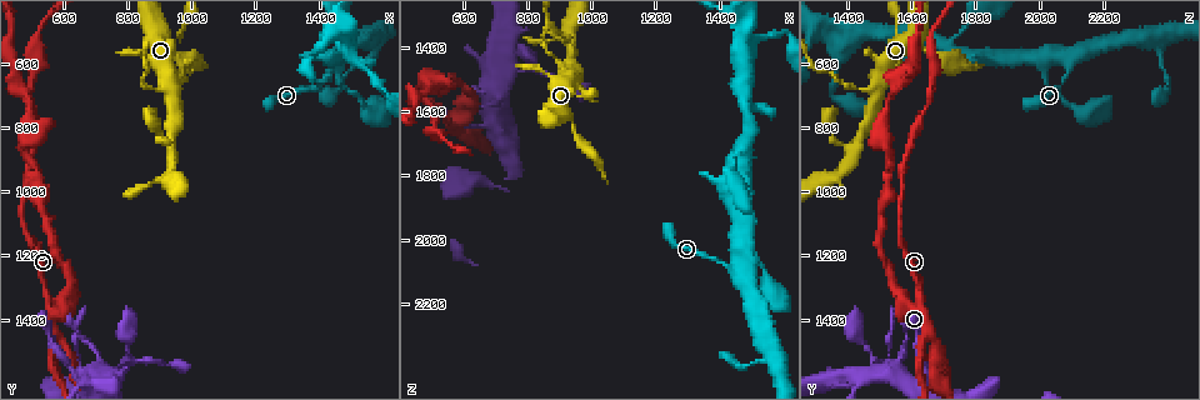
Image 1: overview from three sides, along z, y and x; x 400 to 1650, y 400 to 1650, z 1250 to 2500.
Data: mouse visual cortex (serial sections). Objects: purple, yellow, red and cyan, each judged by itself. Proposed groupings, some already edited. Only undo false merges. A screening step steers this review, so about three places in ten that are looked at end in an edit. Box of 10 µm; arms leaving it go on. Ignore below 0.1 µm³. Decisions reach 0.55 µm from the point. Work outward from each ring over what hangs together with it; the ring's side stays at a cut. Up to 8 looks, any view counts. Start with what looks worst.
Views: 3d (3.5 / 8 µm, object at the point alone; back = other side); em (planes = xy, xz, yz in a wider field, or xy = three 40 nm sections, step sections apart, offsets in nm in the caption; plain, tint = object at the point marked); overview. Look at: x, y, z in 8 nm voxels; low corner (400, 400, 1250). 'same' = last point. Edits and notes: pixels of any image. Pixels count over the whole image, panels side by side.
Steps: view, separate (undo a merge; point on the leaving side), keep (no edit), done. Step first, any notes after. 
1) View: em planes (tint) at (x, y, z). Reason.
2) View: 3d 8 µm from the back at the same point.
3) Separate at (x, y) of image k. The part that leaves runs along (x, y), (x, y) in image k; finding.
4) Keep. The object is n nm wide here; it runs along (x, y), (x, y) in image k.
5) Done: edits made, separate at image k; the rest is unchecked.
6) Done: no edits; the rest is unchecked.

View: 3d 3.5 µm at (570, 1380, 1640). Four or more arms meet.

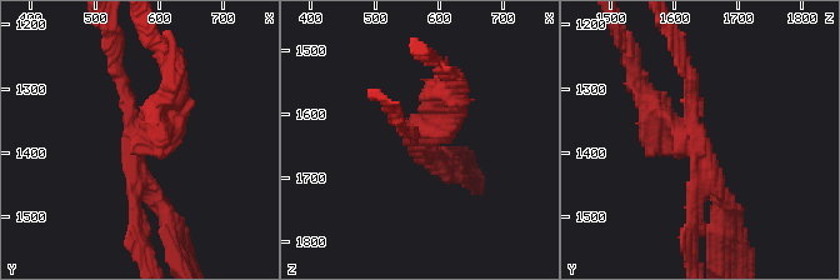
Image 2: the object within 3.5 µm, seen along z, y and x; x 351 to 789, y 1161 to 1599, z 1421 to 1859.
View: em xy step 5 (tint) at (570, 1375, 1635). 4 arms meet here; the arms are 150, 200, 250, 300 nm wide; shape alone is not enough.

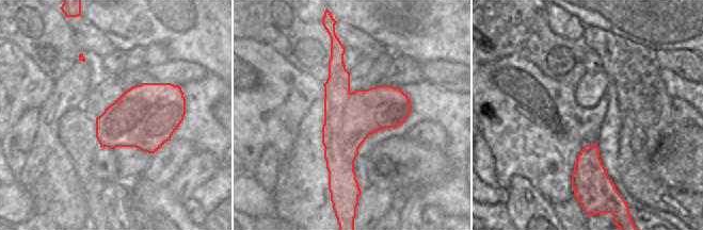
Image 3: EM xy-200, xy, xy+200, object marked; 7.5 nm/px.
Separate at (651, 146) of image 2. The part that leaves runs along (136, 133), (163, 133), (168, 71) in image 2; a second cell is stuck on.

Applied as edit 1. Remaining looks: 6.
View: em xy step 5 (tint) at (910, 670, 1480). Three-way junction.

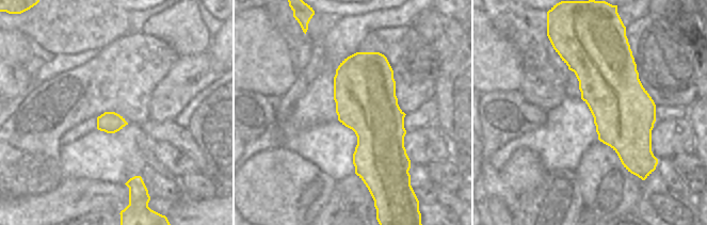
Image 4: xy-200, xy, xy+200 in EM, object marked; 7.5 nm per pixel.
View: 3d 3.5 µm at the same point. Wider look.

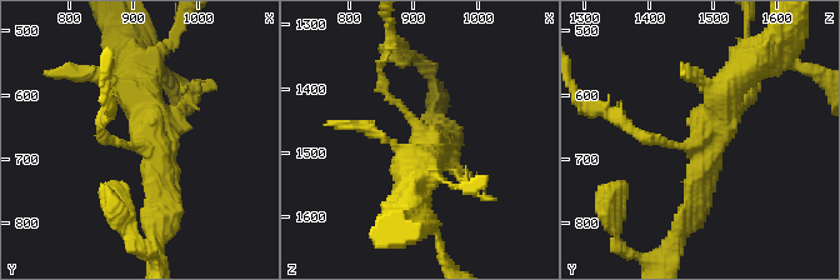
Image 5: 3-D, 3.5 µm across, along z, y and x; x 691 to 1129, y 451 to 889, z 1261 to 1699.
Keep. It runs along (736, 76), (691, 145), (638, 130) in image 5; all the same cell.

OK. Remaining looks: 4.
View: 3d 8 µm from the back at (800, 1490, 1470). A narrow waist.

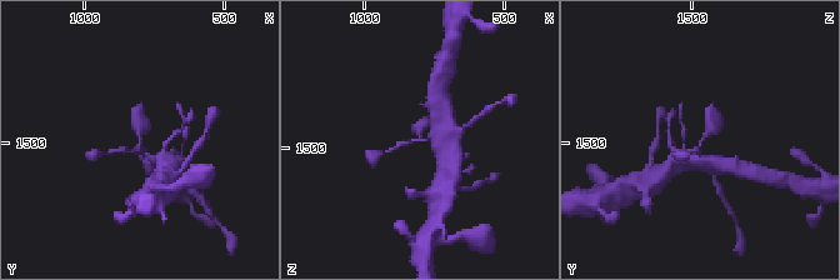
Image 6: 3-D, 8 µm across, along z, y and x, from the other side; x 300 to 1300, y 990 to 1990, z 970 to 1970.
View: em xy step 3 (tint) at the same point.

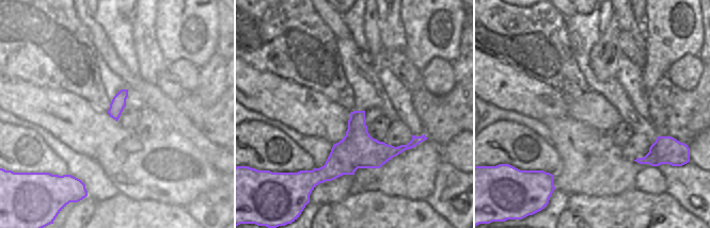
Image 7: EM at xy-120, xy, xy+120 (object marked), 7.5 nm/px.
Keep. Continuous, no second cell.

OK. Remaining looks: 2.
View: 3d 3.5 µm at (1470, 530, 1720). Small branch off a trunk.

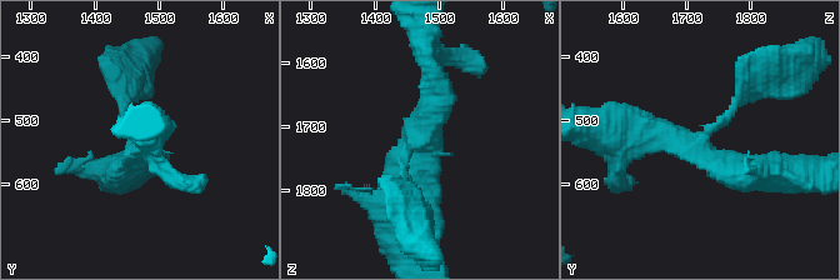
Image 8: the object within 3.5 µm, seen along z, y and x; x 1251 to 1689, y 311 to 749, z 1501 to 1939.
View: em xy step 5 (tint) at (1475, 545, 1715).

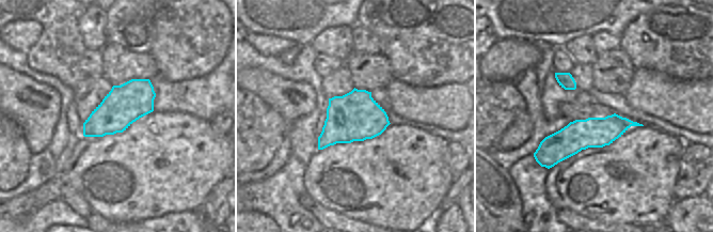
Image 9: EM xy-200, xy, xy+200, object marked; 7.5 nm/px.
Keep. It runs along (771, 170), (621, 128) in image 8; one cell here.

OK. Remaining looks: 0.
Done: edits made, separate at image 2; the rest is unchecked.

